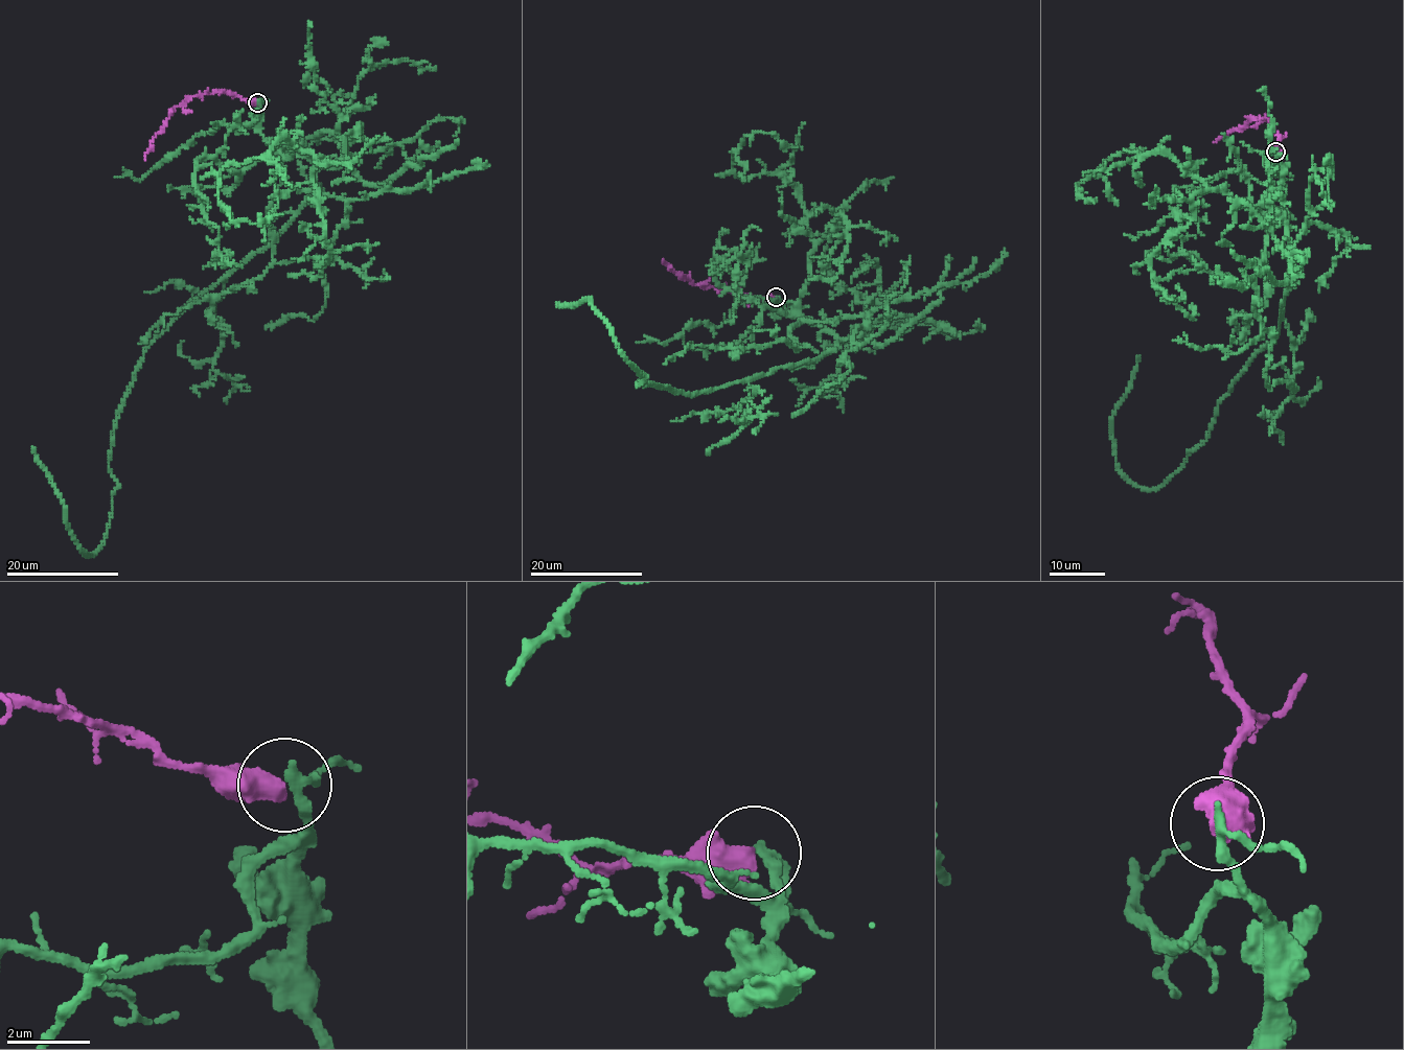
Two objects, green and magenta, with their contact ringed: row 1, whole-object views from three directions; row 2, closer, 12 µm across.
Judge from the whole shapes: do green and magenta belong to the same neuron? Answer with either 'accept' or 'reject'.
reject

